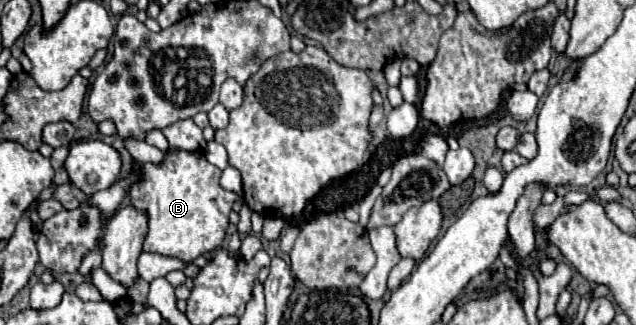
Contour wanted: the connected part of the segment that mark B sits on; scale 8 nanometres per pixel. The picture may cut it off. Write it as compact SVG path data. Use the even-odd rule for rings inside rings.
M170 147L170 151L164 155L164 161L162 161L162 163L140 163L140 161L138 161L138 165L142 165L142 181L138 181L138 185L132 185L132 187L130 187L130 203L132 203L132 207L136 207L138 211L146 213L146 217L148 217L148 235L146 235L146 239L144 239L144 251L148 251L148 253L162 253L162 255L166 255L166 257L174 257L174 259L180 259L180 261L184 261L184 263L190 263L190 261L194 261L198 255L204 255L204 253L208 253L208 251L214 251L214 249L222 247L224 235L226 235L226 227L228 227L228 215L230 215L230 211L232 211L234 201L240 201L242 197L240 197L238 193L230 193L230 191L226 191L226 189L220 187L218 179L220 179L220 173L222 173L222 171L220 171L218 167L212 167L212 165L206 161L206 157L204 157L202 151L190 151L190 153L186 153L184 149L172 149L172 147Z

